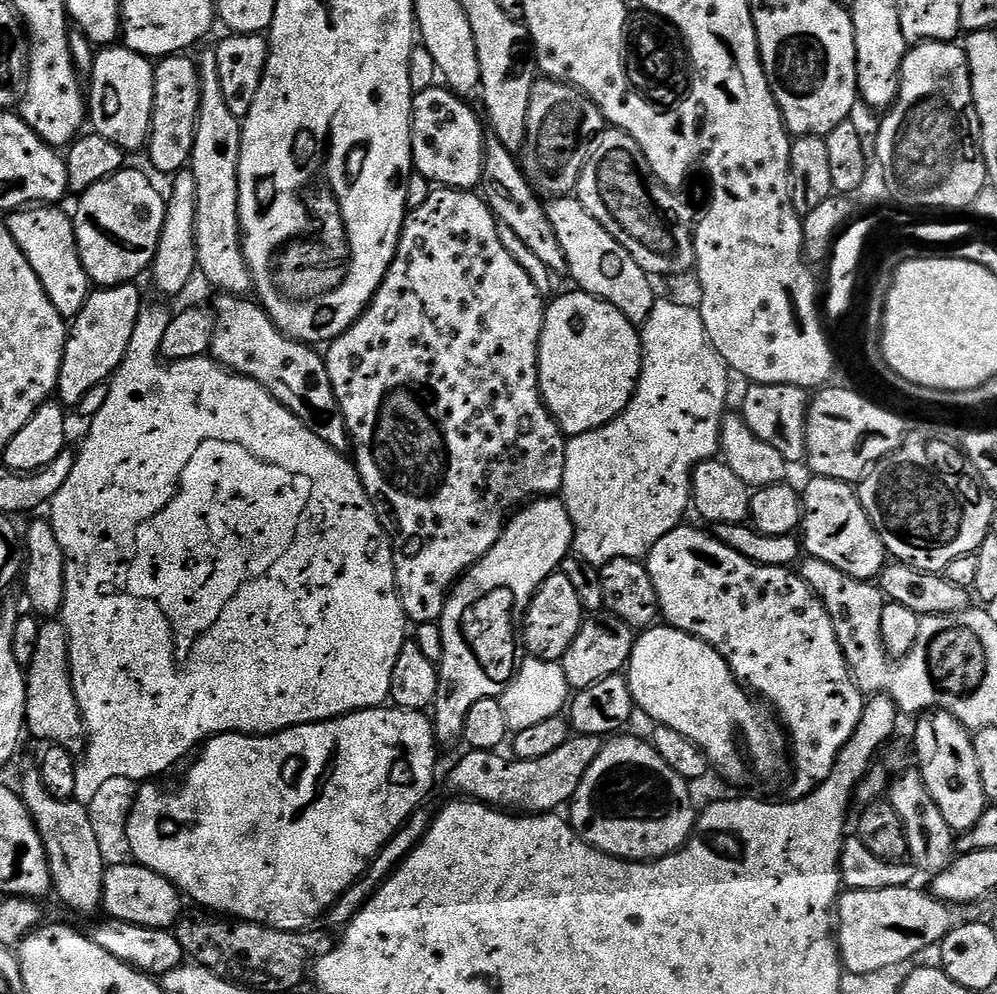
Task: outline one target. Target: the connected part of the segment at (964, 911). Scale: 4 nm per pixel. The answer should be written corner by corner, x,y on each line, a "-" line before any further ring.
916,886
891,888
890,890
851,890
839,897
834,908
834,939
840,950
840,963
845,973
861,978
871,971
899,963
909,963
927,947
940,945
951,932
963,924
975,924
981,919
979,903
948,904
933,896
931,891
919,892

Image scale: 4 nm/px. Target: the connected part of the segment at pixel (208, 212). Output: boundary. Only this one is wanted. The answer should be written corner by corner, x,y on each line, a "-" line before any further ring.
208,50
204,57
199,57
198,67
200,69
200,109
198,110
198,122
196,123
196,137
194,138
194,146
192,147
192,158
190,161
190,170
194,174
194,186
196,187
196,209
194,210
194,242
196,243
196,266
199,275
205,276
214,287
220,288
221,293
247,297
253,291
252,275
246,266
246,258
244,252
240,248
240,219
238,218
238,162
240,161
240,151
242,150
242,127
241,117
230,114
230,110
226,107
226,98
222,95
222,82
218,82
218,66
216,65
215,51

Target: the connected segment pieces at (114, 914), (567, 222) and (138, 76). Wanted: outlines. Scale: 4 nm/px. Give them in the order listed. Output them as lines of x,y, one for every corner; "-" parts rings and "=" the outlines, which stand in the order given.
135,862
116,864
104,873
104,889
102,890
102,908
111,919
130,922
147,928
171,929
182,915
180,900
182,893
169,880
162,878
154,870
144,868
=
575,195
549,199
546,211
550,226
554,226
554,234
558,234
558,246
562,246
562,254
566,254
567,275
572,276
576,283
573,285
579,291
588,292
614,305
630,323
643,326
658,299
658,293
652,289
653,281
649,273
638,266
638,262
634,262
634,258
617,242
614,234
610,234
606,226
602,226
602,222
598,222
598,218
594,218
594,214
590,214
590,210
586,210
586,206
582,206
=
104,46
95,53
92,61
92,89
86,92
86,108
90,113
90,124
93,124
95,135
110,138
125,153
132,154
145,147
148,142
148,132
152,129
152,107
154,106
154,74
156,69
149,57
138,54
123,46

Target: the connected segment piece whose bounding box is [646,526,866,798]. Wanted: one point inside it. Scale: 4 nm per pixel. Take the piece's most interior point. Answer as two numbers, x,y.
779,640

